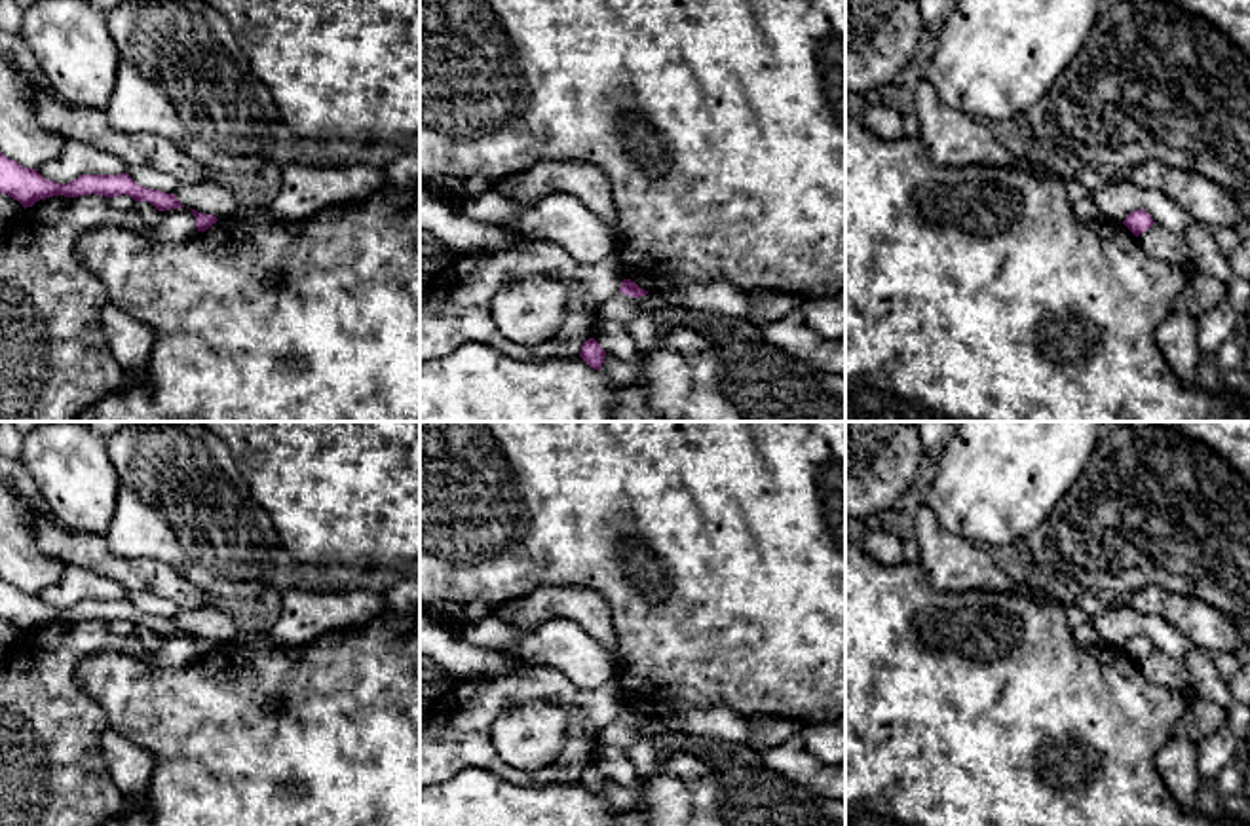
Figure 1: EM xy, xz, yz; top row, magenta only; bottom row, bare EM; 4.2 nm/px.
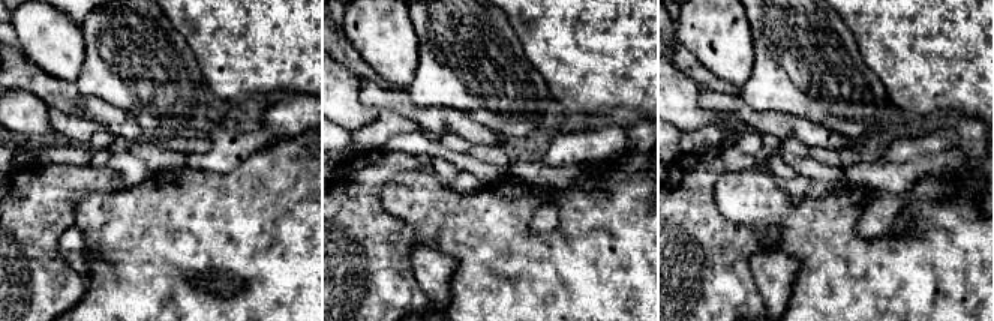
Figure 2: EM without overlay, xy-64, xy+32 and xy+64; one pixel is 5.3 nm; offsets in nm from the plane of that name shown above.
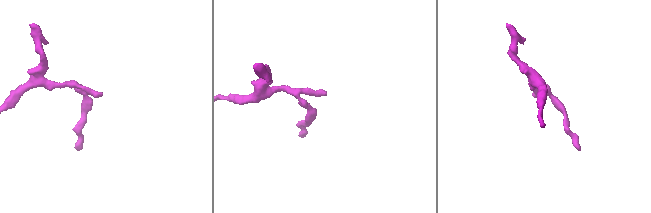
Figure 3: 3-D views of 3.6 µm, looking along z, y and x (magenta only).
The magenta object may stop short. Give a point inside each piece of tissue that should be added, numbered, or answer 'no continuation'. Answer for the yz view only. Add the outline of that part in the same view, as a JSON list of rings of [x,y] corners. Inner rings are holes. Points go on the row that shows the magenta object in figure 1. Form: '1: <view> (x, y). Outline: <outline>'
no continuation

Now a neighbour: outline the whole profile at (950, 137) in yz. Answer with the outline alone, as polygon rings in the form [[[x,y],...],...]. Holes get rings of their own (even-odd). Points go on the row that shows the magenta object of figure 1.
[[[921,78],[912,110],[919,120],[919,141],[935,163],[940,165],[1009,165],[1028,167],[1005,146],[1005,135],[973,116],[946,106],[937,87]]]

